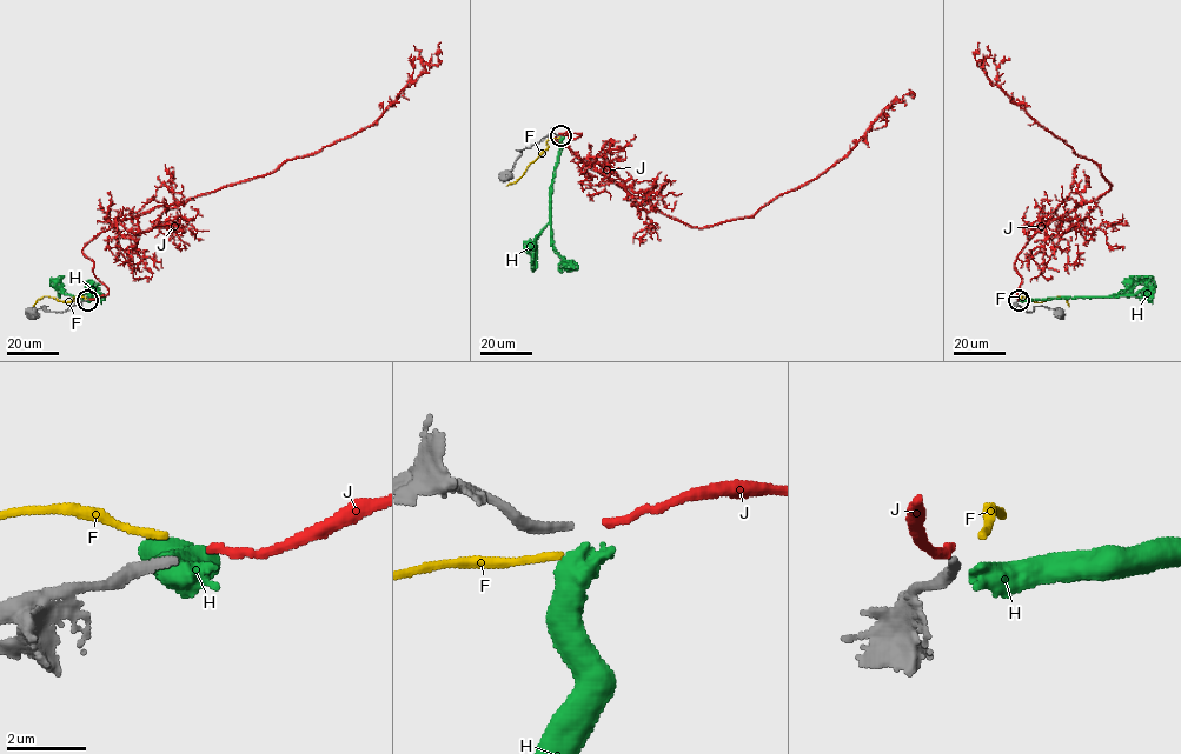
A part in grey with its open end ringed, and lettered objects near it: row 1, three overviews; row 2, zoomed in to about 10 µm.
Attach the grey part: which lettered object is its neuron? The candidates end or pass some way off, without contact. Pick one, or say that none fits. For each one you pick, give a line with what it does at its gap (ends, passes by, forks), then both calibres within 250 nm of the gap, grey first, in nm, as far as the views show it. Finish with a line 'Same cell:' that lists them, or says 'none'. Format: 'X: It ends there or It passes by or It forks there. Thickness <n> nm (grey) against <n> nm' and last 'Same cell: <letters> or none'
J: It ends there. Thickness 240 nm (grey) against 190 nm
Same cell: J

